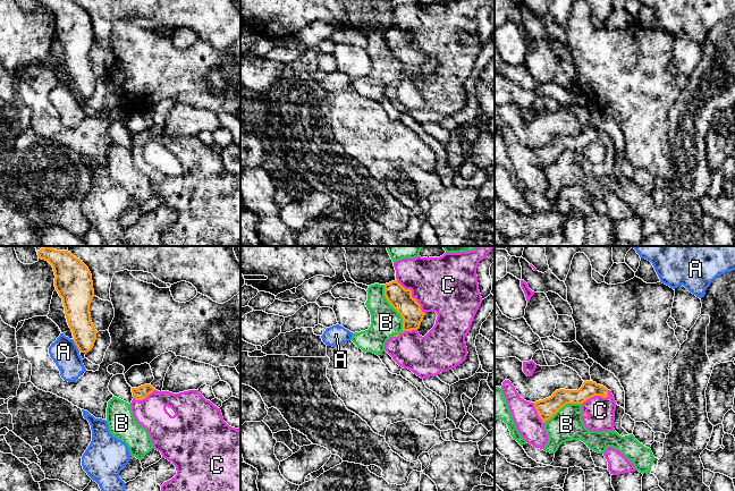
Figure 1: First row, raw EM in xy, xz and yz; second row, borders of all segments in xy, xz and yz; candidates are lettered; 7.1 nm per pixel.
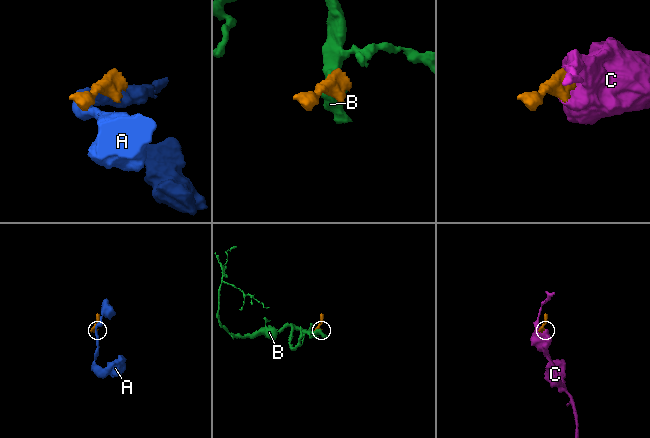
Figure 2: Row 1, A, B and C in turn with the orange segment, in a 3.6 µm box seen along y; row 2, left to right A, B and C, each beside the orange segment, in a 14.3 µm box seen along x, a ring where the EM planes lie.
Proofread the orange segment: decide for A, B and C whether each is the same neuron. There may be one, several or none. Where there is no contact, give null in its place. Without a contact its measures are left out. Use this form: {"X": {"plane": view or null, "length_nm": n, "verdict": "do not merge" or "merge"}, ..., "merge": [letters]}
{"A": {"plane": "xy", "length_nm": 110, "verdict": "do not merge"}, "B": {"plane": "xz", "length_nm": 360, "verdict": "do not merge"}, "C": {"plane": "xz", "length_nm": 320, "verdict": "merge"}, "merge": ["C"]}

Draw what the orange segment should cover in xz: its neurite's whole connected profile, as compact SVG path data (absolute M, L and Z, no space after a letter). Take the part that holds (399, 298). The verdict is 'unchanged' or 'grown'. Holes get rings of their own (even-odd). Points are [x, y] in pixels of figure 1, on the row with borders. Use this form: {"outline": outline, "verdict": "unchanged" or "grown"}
{"outline": "M479 246L474 251L445 253L440 257L403 259L394 263L396 280L385 285L385 296L403 318L403 332L387 340L385 350L402 367L421 379L437 376L462 364L467 356L465 337L482 303L476 268L493 246ZM426 312L436 312L434 327L424 336L417 329Z", "verdict": "grown"}

